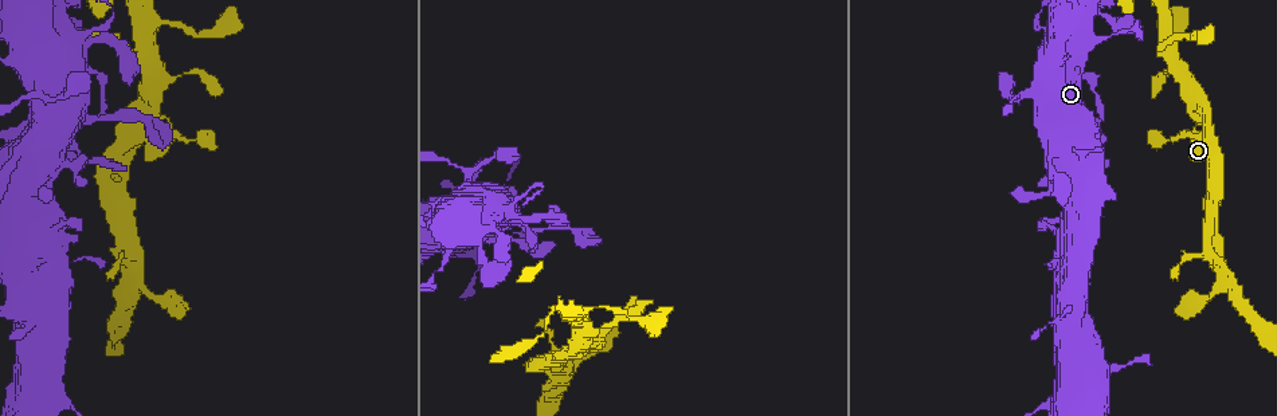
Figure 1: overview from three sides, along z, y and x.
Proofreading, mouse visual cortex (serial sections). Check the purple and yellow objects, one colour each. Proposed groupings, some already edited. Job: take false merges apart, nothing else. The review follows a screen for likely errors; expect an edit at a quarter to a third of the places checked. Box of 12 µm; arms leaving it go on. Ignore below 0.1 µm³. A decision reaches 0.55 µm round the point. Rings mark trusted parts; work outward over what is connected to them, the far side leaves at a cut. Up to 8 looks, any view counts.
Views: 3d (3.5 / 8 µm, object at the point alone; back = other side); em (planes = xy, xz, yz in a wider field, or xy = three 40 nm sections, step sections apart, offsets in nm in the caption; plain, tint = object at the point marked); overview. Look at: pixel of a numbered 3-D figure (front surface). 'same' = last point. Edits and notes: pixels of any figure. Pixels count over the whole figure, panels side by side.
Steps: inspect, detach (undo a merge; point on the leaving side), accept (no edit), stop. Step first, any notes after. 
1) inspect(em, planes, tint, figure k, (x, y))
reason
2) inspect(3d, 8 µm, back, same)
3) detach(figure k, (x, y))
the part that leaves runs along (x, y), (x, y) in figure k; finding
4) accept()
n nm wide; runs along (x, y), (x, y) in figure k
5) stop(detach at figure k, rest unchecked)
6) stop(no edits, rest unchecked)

inspect(3d, 8 µm, figure 1, (34, 190))
sudden change in width

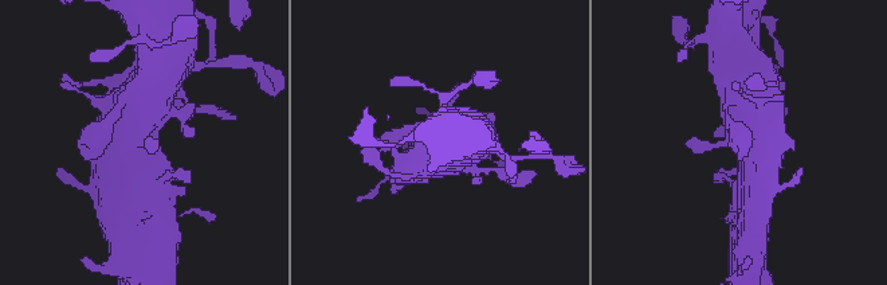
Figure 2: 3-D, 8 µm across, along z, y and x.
inspect(3d, 3.5 µm, figure 2, (139, 137))
zoom in

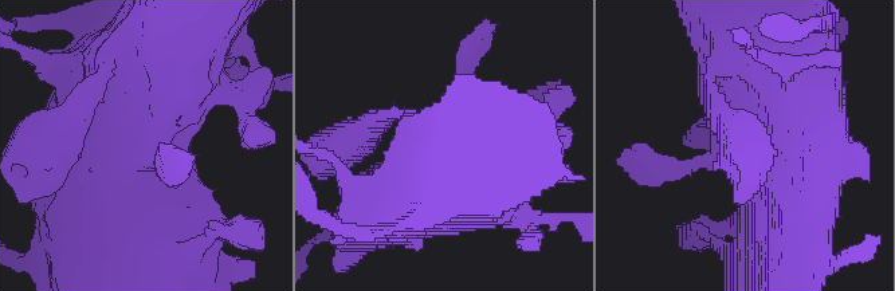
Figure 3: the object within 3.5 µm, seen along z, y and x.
inspect(em, planes, tint, figure 3, (151, 148))

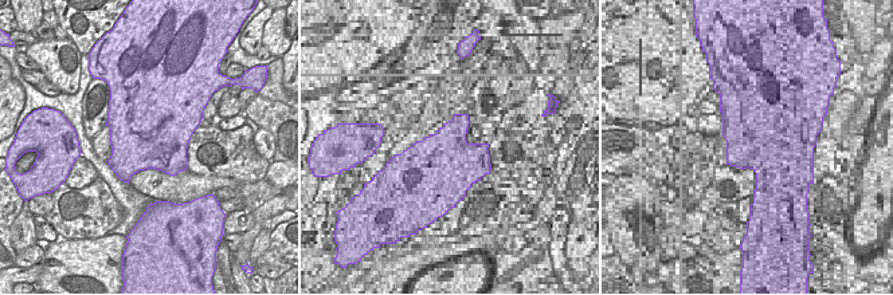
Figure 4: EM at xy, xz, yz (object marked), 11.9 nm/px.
accept()
runs along (780, 87), (780, 129), (663, 165) in figure 3; all the same cell

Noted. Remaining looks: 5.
inspect(3d, 3.5 µm, back, figure 1, (513, 204))
calibre changes

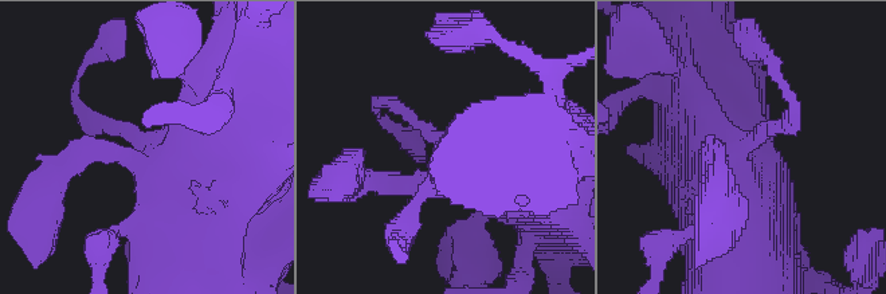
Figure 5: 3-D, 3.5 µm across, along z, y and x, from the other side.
inspect(em, xy, step 1, tint, figure 5, (748, 140))
arms of 200, 800 nm; now the EM

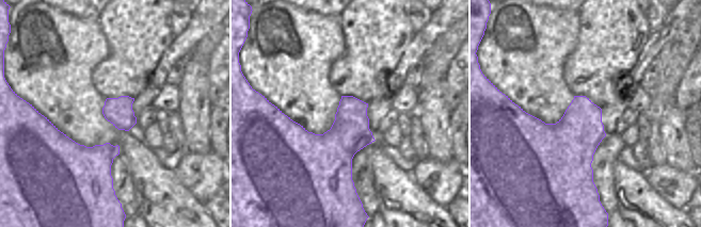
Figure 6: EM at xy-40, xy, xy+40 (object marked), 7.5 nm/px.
accept()
runs along (188, 214), (146, 140), (77, 106) in figure 5; continuous, no second cell

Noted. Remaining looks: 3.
inspect(3d, 3.5 µm, figure 1, (166, 24))
sharp bend

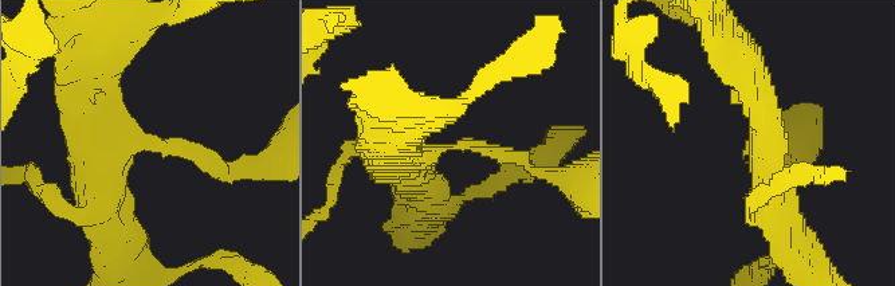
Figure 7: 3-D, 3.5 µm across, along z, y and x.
inspect(em, xy, step 5, tint, figure 7, (456, 147))
shape alone is not enough

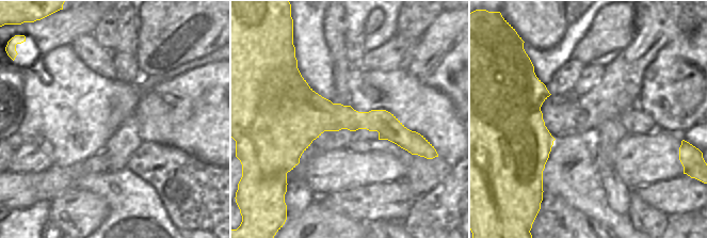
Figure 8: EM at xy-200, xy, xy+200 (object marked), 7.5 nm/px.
accept()
280 nm wide; runs along (108, 198), (124, 144), (231, 168) in figure 7; one cell here

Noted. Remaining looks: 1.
stop(no edits, rest unchecked)

